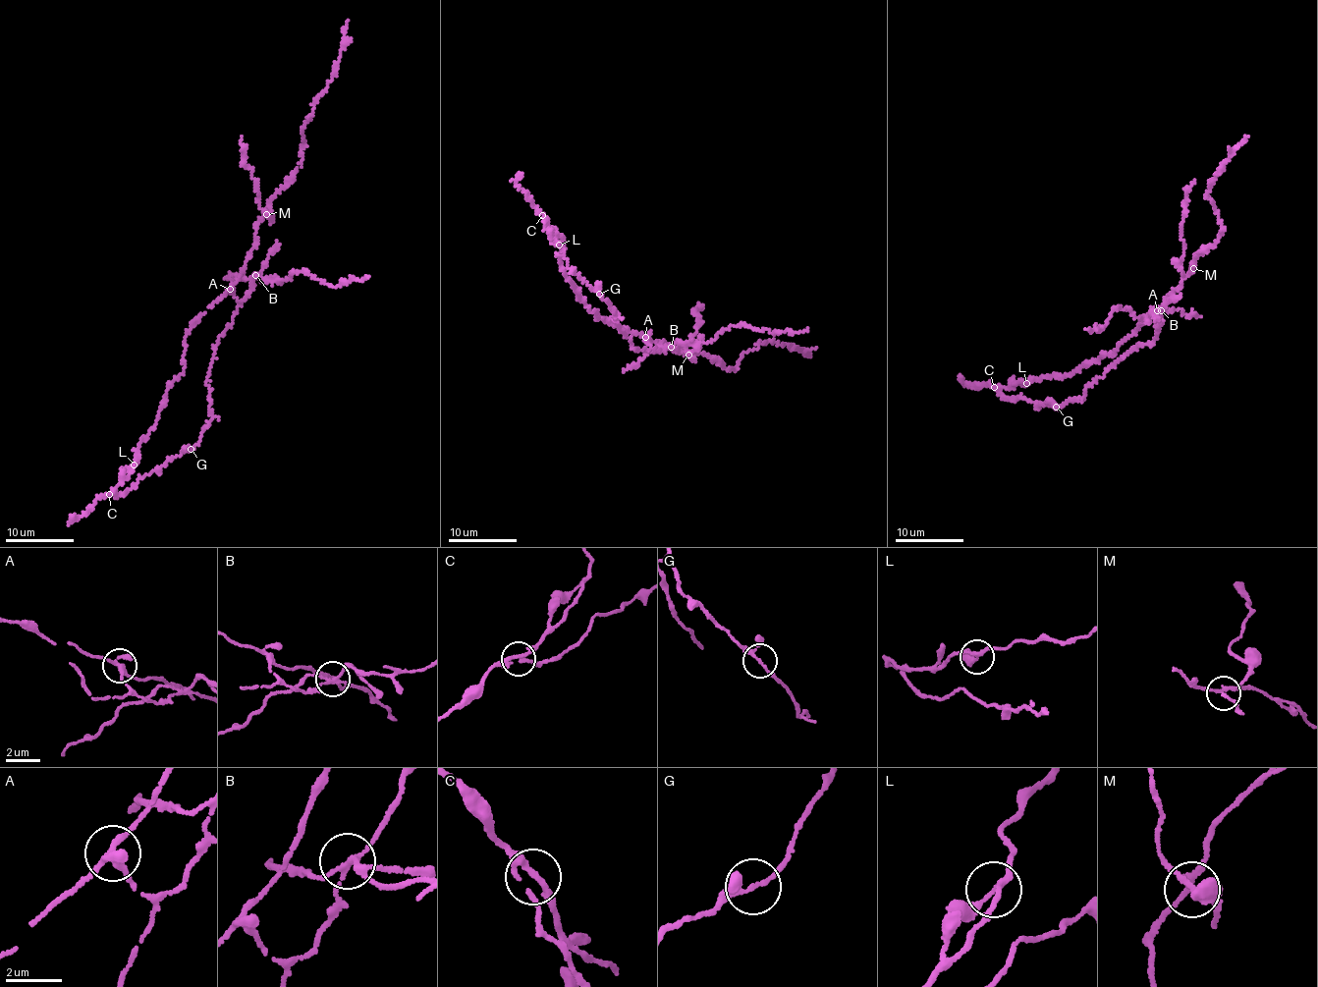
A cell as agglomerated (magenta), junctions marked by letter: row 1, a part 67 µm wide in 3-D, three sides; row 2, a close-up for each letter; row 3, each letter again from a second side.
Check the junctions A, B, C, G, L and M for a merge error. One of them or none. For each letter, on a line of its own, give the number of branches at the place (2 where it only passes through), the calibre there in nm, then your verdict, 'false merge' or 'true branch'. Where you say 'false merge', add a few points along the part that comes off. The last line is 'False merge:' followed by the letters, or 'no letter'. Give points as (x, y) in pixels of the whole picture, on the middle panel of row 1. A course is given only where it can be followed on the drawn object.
A: 4 | 260 nm | true branch
B: 4 | 170 nm | false merge | (671, 346), (679, 342), (694, 346), (708, 344), (733, 325), (799, 334), (808, 329)
C: 3 | 180 nm | true branch
G: 3 | 160 nm | true branch
L: 3 | 190 nm | true branch
M: 2 | 170 nm | true branch
False merge: B

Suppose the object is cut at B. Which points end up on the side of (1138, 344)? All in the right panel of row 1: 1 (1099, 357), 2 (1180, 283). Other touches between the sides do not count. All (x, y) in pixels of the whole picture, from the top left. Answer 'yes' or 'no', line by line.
1: yes
2: yes

